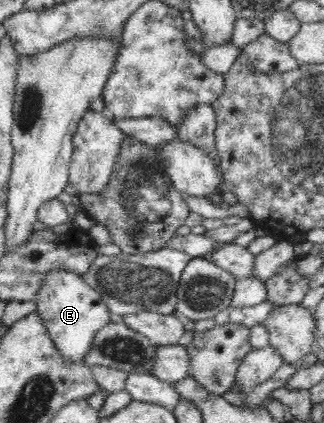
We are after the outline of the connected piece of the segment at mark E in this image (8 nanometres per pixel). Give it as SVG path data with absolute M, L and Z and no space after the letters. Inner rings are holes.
M55 271L47 273L42 288L36 294L36 300L37 311L63 360L69 364L83 364L86 354L92 348L96 332L111 322L111 310L101 300L100 293L76 273Z

